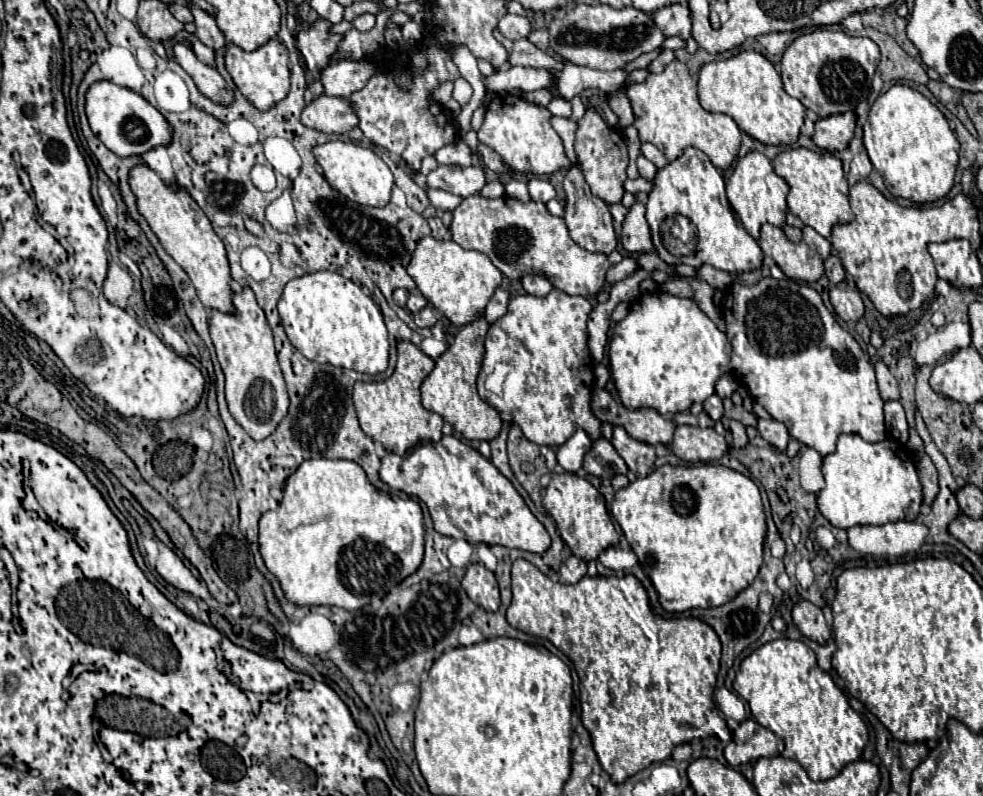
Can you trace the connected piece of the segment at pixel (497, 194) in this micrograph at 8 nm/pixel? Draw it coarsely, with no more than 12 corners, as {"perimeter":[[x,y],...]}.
{"perimeter":[[489,182],[479,192],[483,198],[501,198],[505,188],[501,182]]}

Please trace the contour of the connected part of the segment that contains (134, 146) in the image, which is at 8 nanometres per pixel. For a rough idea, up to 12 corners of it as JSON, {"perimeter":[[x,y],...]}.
{"perimeter":[[93,82],[85,114],[117,156],[167,146],[173,128],[141,94]]}

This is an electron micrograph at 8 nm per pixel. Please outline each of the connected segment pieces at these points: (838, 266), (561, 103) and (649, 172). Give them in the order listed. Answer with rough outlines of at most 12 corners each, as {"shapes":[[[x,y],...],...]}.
{"shapes":[[[835,254],[825,260],[825,276],[833,284],[845,280],[845,268]],[[555,98],[547,110],[555,116],[571,116],[571,104]],[[639,156],[639,176],[653,180],[657,174],[655,164]]]}

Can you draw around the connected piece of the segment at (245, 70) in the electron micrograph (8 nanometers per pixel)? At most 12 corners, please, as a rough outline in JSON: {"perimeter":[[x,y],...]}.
{"perimeter":[[277,38],[225,48],[239,92],[269,110],[289,92],[289,52]]}

